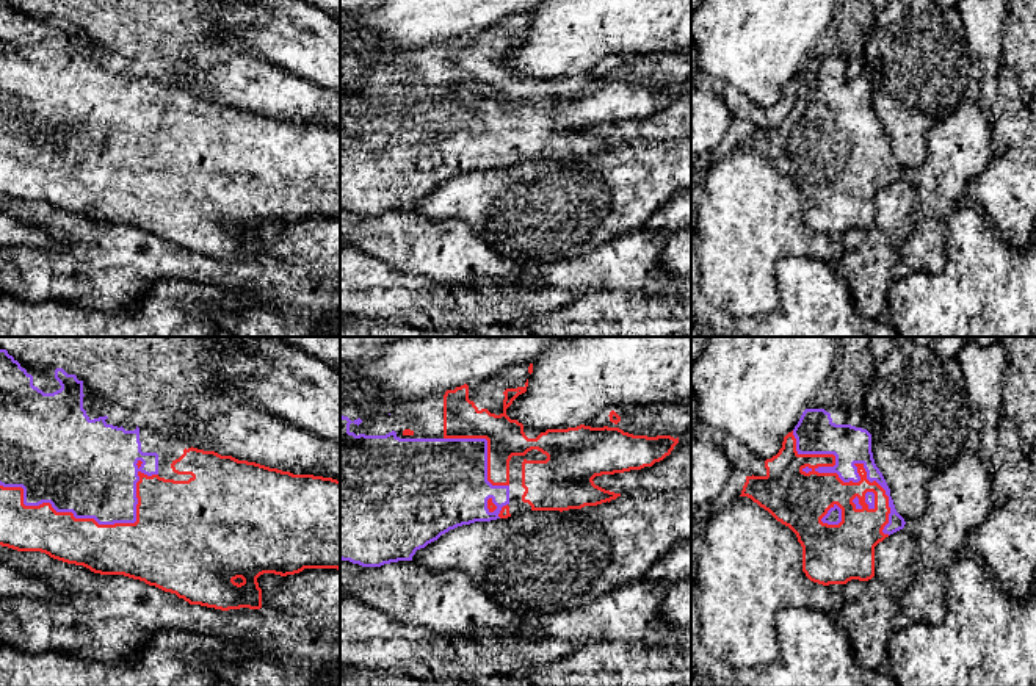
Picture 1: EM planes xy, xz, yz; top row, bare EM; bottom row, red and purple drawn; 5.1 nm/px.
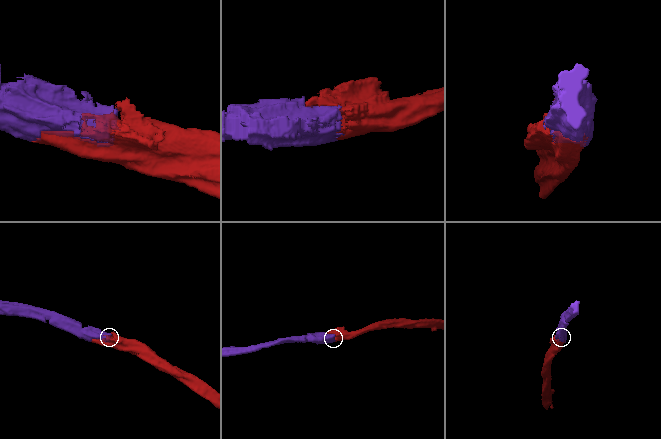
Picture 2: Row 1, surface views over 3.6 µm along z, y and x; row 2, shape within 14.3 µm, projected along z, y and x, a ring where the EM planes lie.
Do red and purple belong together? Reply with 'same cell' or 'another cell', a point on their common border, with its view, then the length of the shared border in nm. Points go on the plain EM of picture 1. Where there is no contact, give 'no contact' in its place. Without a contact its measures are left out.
same cell; meets red in yz at (845, 132); contact 750 nm long

